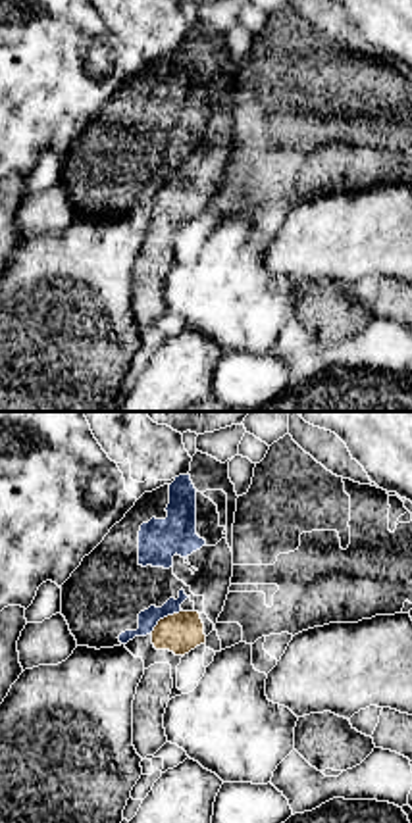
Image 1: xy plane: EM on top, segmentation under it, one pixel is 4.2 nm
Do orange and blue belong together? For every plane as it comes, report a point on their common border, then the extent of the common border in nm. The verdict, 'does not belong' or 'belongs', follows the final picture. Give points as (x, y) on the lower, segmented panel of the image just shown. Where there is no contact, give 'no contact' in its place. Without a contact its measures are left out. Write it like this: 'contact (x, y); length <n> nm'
contact (164, 618); length 170 nm

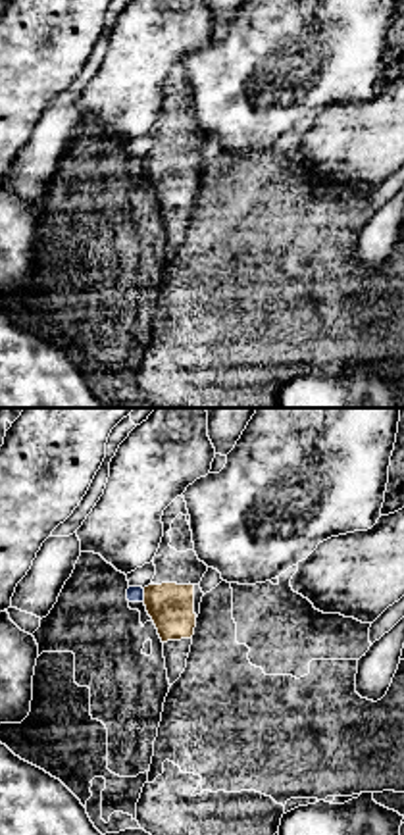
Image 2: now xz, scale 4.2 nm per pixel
contact (145, 595); length 60 nm

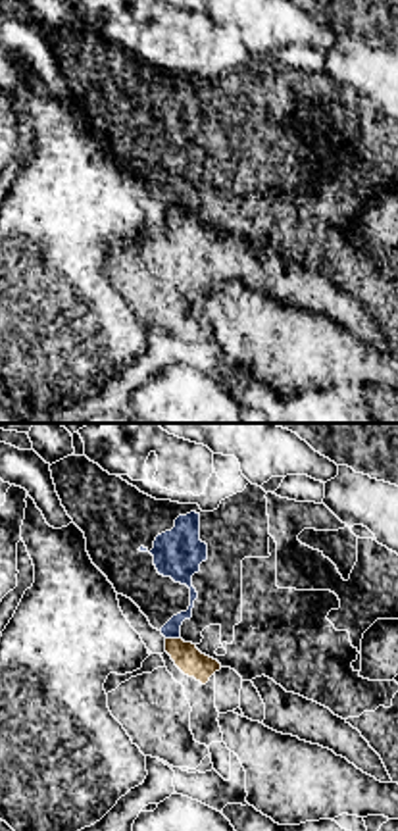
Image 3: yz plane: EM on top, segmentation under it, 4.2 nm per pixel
contact (174, 639); length 60 nm

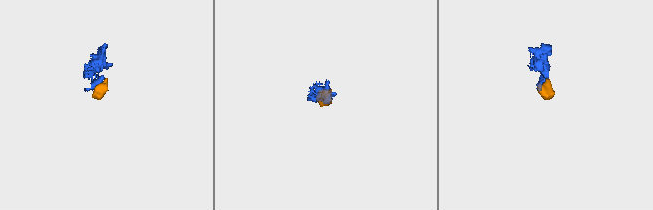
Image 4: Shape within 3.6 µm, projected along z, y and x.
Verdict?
does not belong

